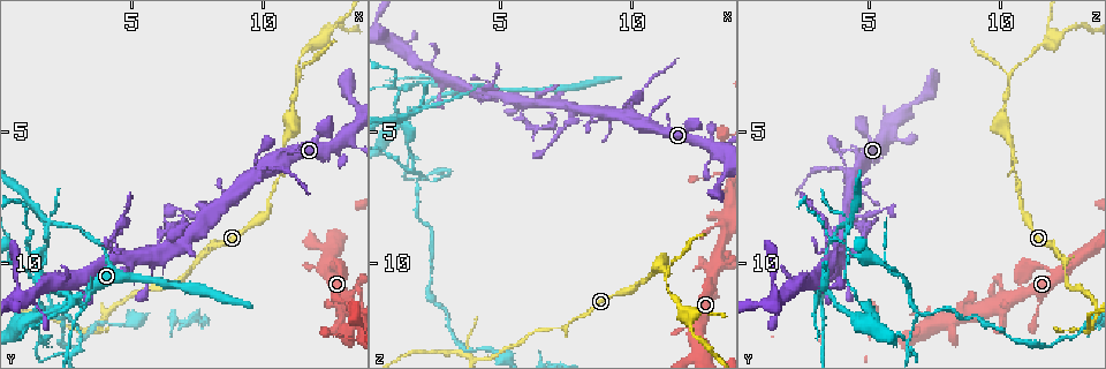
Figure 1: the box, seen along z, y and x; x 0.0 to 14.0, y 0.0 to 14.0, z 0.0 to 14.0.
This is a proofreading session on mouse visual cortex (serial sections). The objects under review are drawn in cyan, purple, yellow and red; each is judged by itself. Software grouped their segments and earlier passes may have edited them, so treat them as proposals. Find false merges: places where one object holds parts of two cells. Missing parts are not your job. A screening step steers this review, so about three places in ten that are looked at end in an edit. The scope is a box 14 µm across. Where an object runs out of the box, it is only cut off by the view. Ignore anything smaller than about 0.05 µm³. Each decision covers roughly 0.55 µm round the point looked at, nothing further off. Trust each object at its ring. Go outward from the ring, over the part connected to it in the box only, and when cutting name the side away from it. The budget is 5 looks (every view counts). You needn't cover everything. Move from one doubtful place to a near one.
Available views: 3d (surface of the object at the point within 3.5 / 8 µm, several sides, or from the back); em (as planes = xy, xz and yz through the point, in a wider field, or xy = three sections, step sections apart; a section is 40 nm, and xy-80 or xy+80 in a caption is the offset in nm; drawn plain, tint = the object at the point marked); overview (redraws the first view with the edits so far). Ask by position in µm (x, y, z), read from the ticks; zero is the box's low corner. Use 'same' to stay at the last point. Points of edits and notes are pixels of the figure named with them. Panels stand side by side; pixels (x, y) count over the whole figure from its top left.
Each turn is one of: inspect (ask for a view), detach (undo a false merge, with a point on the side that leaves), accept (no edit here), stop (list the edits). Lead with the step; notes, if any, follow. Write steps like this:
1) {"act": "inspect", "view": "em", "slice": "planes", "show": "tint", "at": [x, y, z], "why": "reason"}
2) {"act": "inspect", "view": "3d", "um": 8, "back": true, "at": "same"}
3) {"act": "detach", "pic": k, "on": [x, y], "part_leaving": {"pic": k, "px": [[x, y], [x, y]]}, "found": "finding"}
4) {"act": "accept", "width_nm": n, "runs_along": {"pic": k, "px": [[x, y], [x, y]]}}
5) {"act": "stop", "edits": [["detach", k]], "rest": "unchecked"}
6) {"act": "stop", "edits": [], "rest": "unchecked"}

{"act": "inspect", "view": "3d", "um": 8, "at": [4.7, 9.7, 3.5], "why": "side arm on a straight run"}

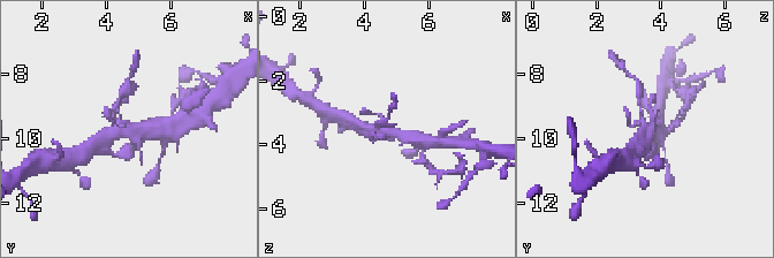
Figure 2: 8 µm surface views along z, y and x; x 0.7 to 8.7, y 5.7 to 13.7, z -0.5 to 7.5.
{"act": "inspect", "view": "3d", "um": 3.5, "at": [4.6, 9.7, 3.5], "why": "zoom in"}

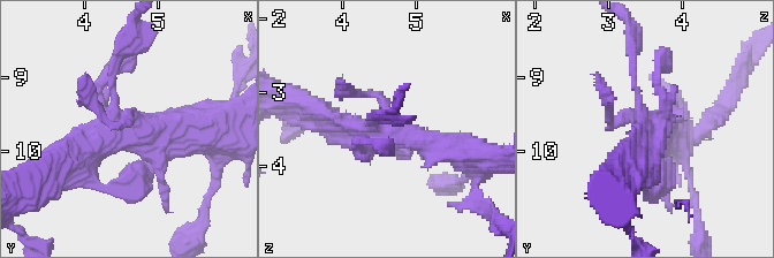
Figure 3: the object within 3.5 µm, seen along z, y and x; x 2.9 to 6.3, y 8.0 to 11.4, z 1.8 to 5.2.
{"act": "accept", "runs_along": {"pic": 3, "px": [[460, 152], [343, 131], [321, 114]]}, "found": "one cell here"}

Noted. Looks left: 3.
{"act": "inspect", "view": "3d", "um": 3.5, "at": [1.9, 8.4, 4.3], "why": "abrupt turn"}

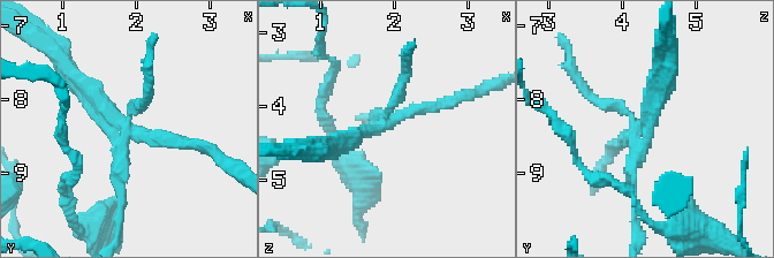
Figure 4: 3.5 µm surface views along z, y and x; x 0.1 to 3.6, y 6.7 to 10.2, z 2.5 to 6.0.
{"act": "inspect", "view": "em", "slice": "xy", "step": 2, "show": "tint", "at": [1.95, 8.45, 4.20], "why": "shape alone is not enough"}

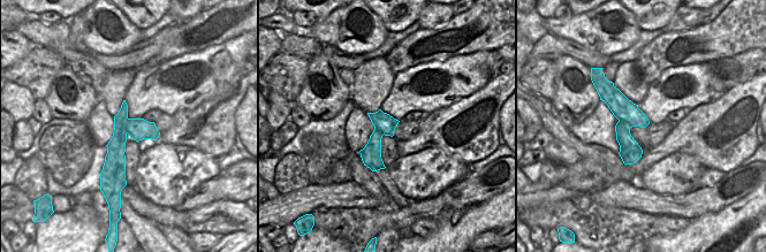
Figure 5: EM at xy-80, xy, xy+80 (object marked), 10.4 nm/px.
{"act": "inspect", "view": "em", "slice": "xy", "step": 5, "show": "tint", "at": "same"}

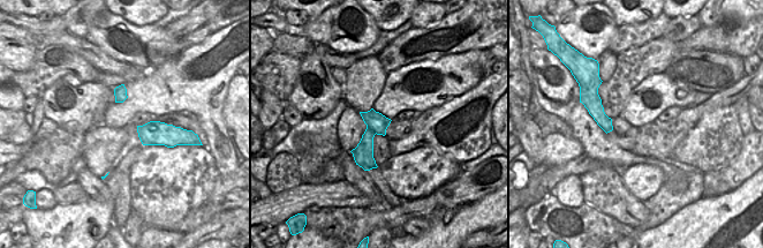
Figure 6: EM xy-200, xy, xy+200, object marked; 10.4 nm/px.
{"act": "detach", "pic": 4, "on": [630, 176], "border": {"pic": 6, "px": [[367, 126], [376, 133]]}, "found": "a second cell is stuck on"}

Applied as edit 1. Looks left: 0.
{"act": "stop", "edits": [["detach", 4]], "rest": "unchecked"}

